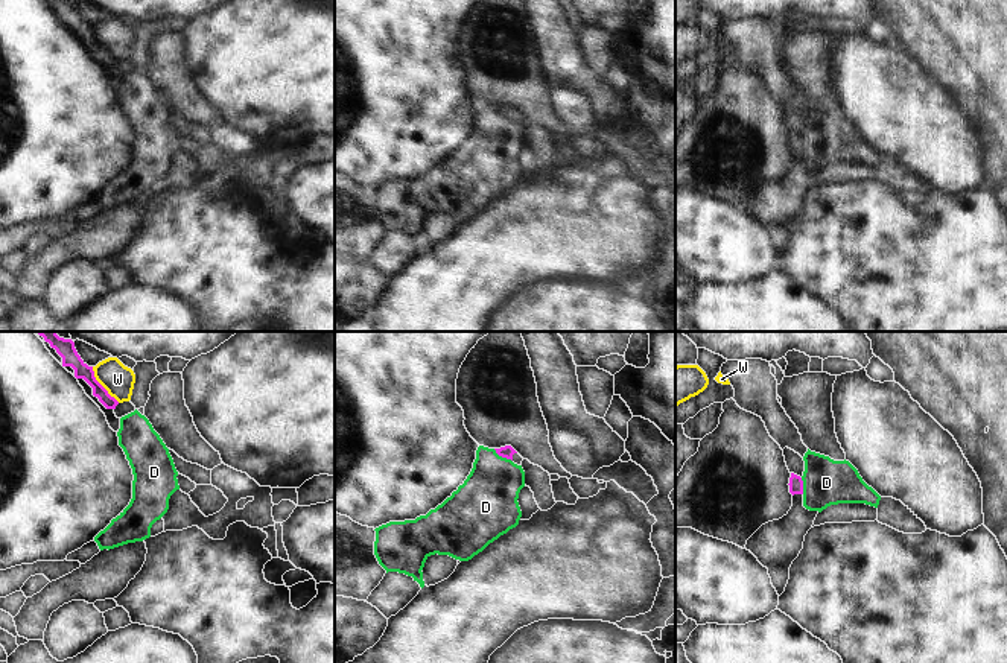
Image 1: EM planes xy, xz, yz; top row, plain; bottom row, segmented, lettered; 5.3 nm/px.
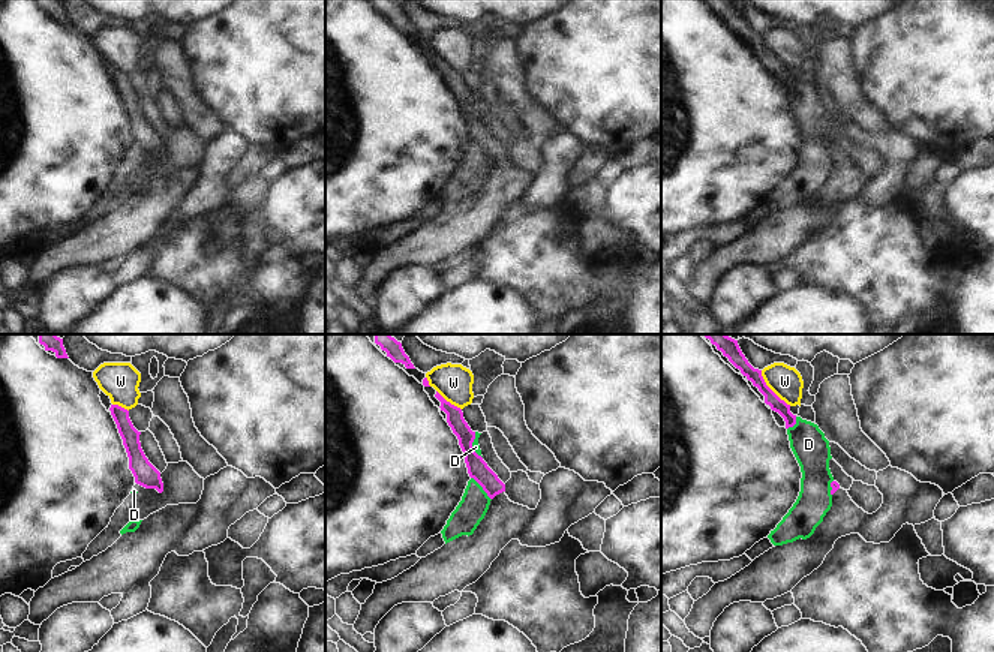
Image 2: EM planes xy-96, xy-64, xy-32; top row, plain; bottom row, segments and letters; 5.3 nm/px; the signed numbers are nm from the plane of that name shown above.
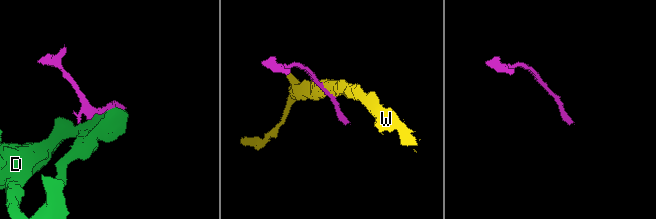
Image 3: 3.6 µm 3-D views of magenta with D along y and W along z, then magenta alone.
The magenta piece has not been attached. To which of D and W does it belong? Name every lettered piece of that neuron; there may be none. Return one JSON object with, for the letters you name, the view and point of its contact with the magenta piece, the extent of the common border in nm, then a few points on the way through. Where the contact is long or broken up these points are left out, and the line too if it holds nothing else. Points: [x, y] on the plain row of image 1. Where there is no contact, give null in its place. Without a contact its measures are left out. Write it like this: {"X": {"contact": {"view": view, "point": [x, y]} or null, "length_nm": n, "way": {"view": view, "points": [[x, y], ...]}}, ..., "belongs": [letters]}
{"belongs": []}

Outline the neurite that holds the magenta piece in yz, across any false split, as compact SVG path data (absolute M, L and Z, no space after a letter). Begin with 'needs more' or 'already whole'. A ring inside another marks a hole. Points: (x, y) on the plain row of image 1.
needs more; M791 132L789 152L793 166L779 179L762 184L748 199L745 208L768 228L771 243L780 255L789 239L789 227L803 208L805 195L824 182L852 182L878 179L878 167L866 163L831 164L821 172L803 166L803 140Z

